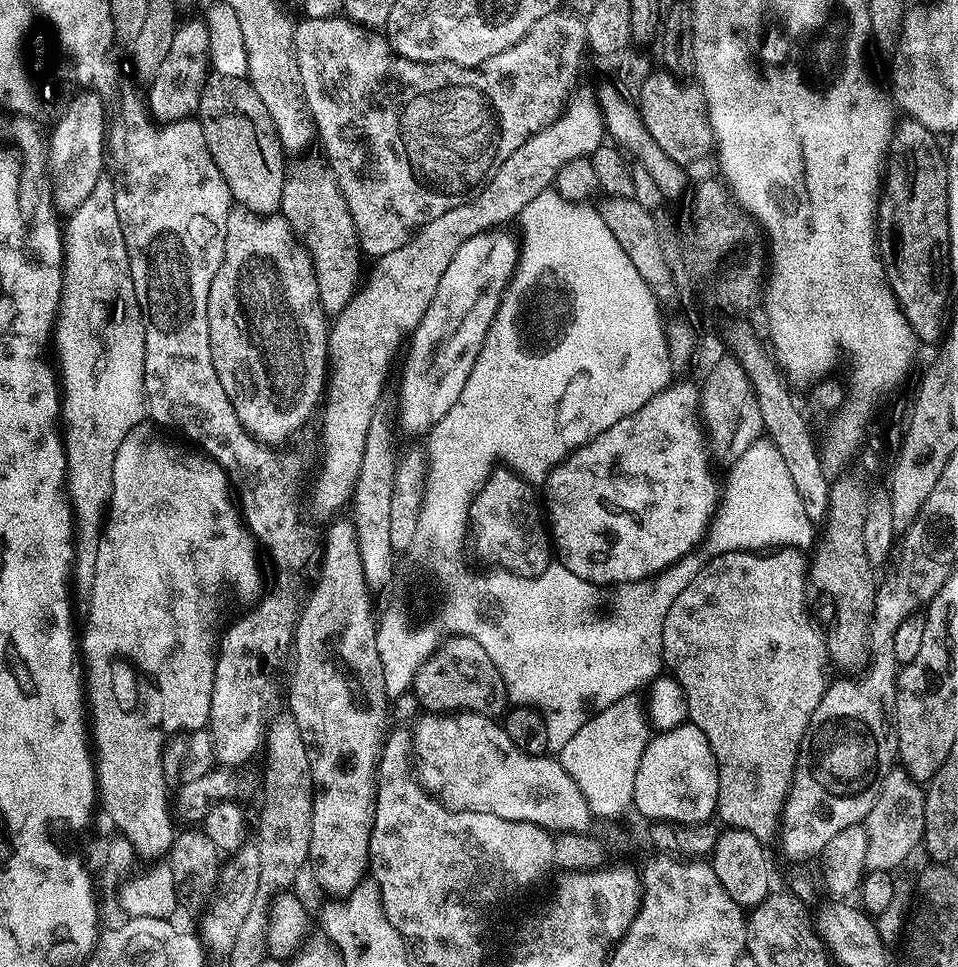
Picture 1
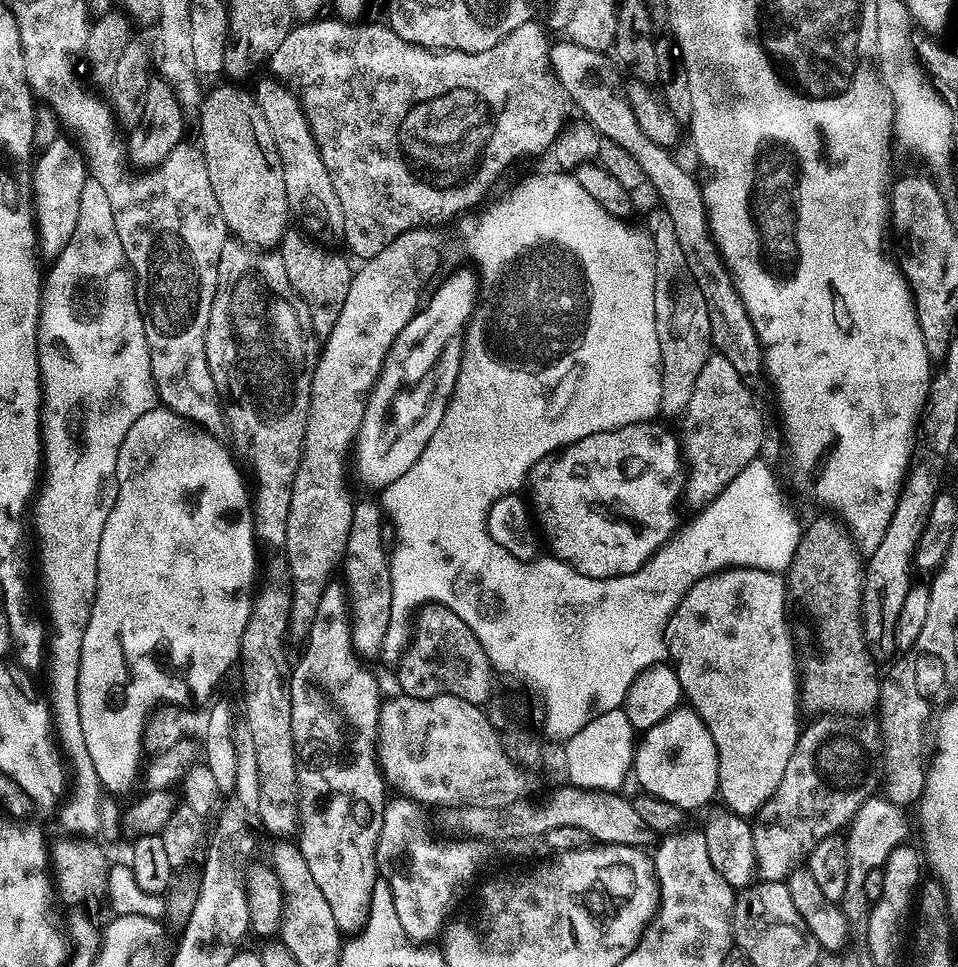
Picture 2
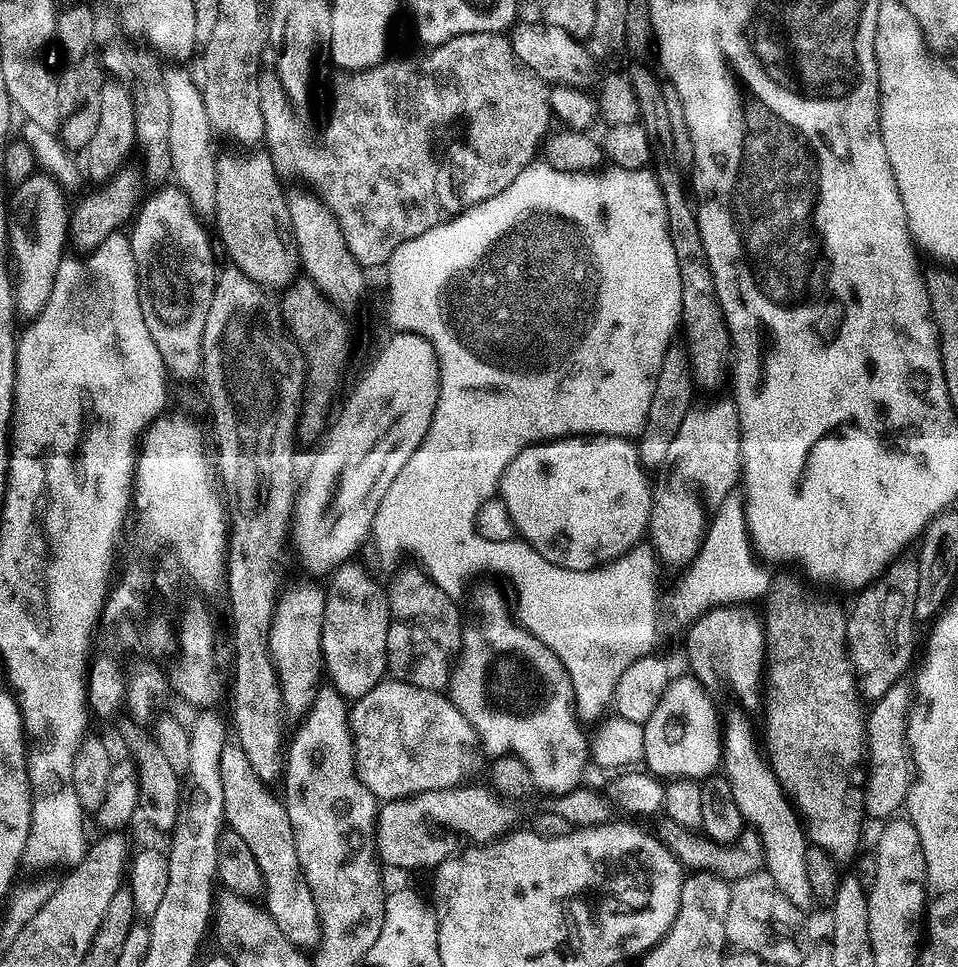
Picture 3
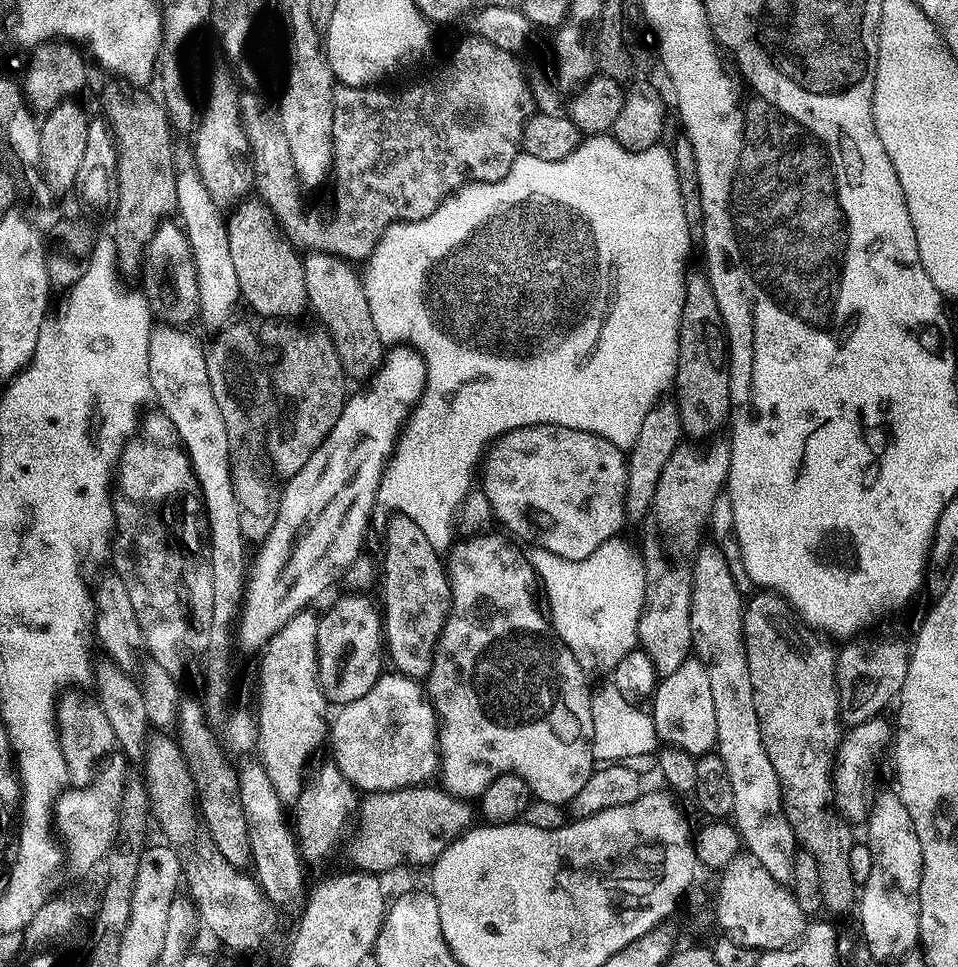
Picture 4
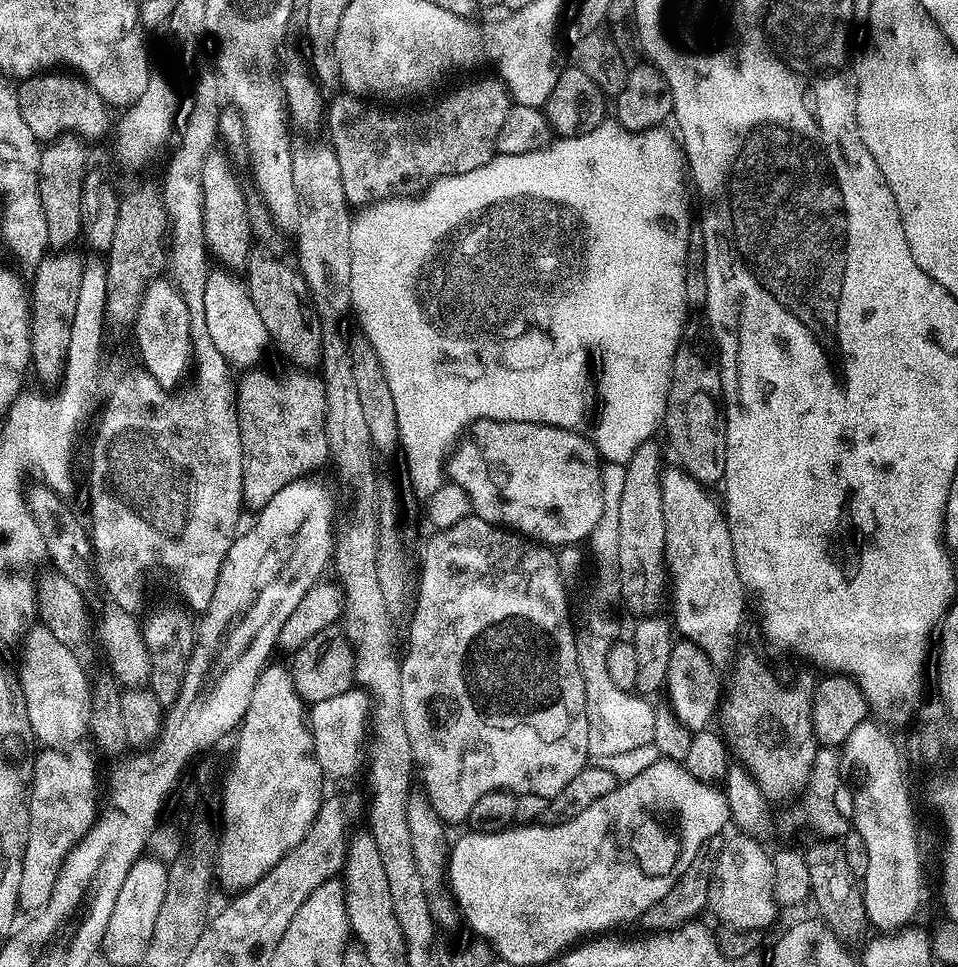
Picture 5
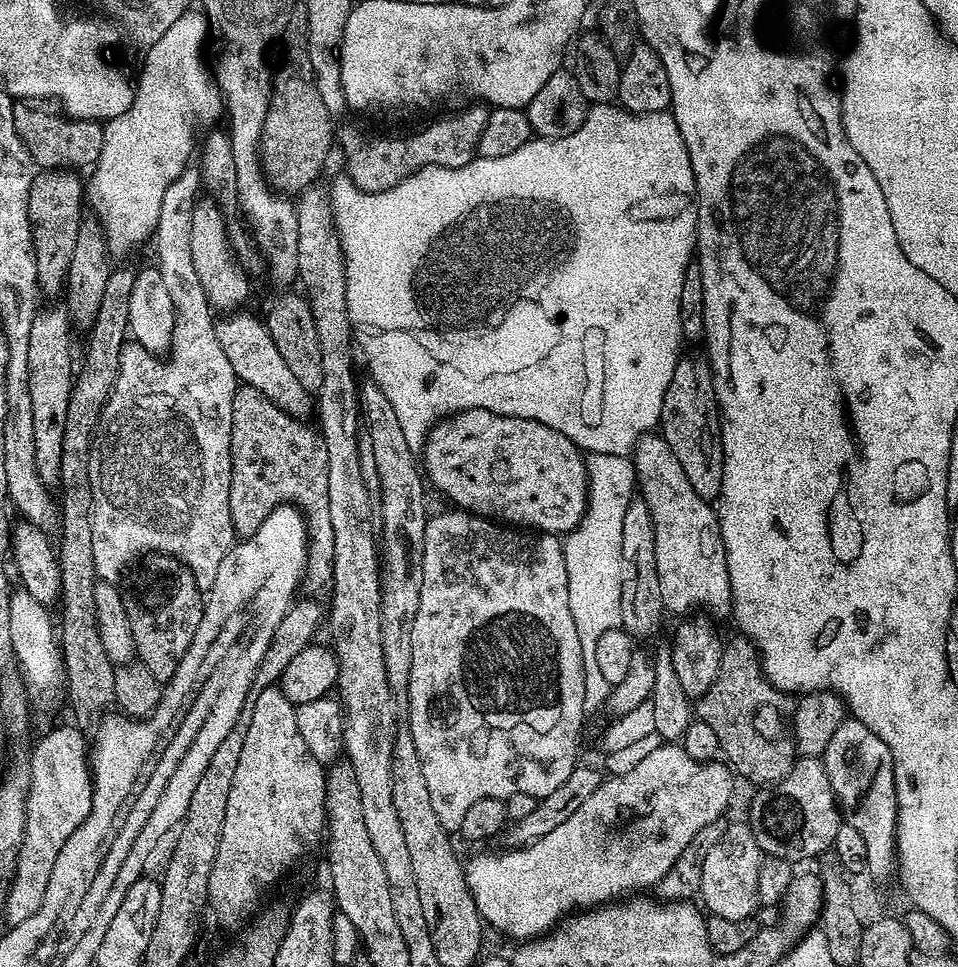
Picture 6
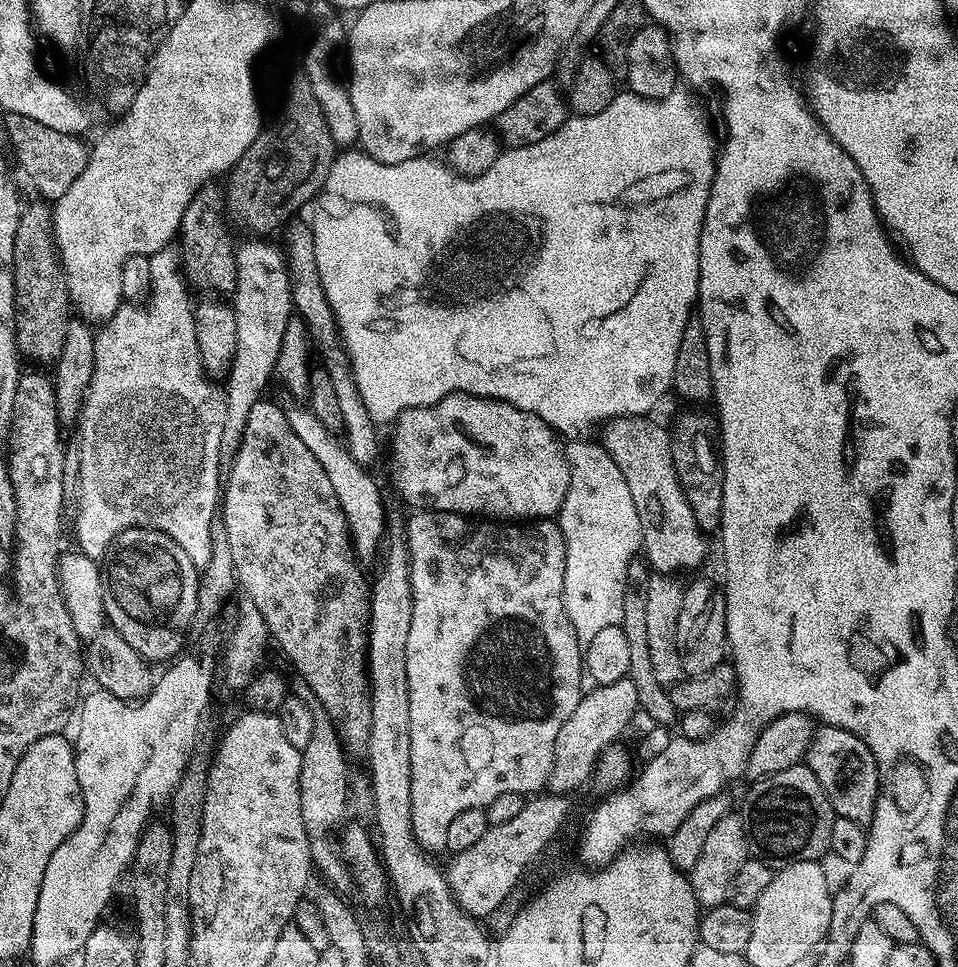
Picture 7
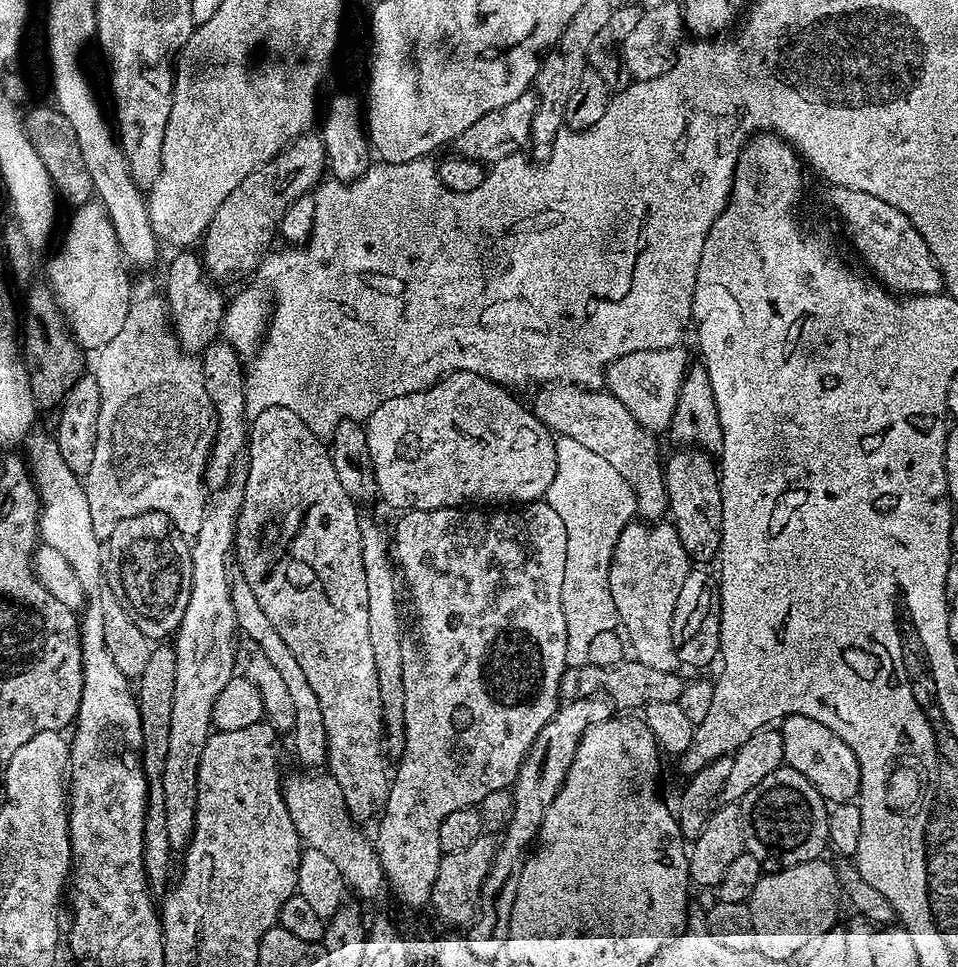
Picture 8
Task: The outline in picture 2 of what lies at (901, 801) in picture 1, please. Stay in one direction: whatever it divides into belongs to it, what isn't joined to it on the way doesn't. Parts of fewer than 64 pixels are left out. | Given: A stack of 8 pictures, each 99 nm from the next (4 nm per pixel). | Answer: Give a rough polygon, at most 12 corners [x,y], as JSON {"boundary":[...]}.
{"boundary":[[870,797],[846,829],[850,875],[839,906],[867,933],[866,878],[908,836],[905,809]]}

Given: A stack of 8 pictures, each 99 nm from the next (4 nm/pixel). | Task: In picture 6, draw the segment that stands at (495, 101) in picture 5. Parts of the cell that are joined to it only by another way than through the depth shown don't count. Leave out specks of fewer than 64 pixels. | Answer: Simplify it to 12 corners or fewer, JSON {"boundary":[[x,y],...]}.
{"boundary":[[464,106],[413,136],[339,129],[346,174],[390,190],[477,159],[490,115]]}

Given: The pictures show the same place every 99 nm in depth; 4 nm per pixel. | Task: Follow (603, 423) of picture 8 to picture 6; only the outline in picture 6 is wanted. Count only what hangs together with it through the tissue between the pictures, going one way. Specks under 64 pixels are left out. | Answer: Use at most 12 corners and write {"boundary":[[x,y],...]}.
{"boundary":[[660,434],[634,449],[669,613],[732,611],[717,509]]}

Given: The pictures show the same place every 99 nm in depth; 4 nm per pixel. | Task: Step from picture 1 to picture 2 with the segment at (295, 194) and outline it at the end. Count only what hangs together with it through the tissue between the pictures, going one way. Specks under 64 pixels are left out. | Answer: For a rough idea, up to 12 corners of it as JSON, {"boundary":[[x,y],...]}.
{"boundary":[[285,232],[278,255],[317,337],[334,330],[354,271],[334,252]]}

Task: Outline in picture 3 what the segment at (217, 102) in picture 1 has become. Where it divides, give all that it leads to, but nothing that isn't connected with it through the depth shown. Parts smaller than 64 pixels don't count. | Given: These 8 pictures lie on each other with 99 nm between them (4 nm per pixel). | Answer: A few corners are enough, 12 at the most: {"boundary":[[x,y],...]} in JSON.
{"boundary":[[267,151],[216,158],[216,228],[269,290],[298,272],[286,188]]}

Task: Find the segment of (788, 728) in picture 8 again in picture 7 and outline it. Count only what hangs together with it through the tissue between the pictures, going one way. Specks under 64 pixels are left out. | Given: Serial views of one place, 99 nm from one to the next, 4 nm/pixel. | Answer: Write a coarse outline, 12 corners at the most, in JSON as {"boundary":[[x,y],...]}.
{"boundary":[[829,724],[806,763],[836,816],[871,821],[880,775],[860,736]]}

